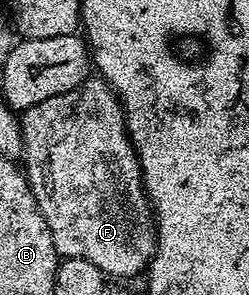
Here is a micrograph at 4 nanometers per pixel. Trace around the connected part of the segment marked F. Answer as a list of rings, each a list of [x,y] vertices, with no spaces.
[[[101,78],[88,79],[80,86],[76,86],[76,90],[56,94],[56,98],[48,98],[36,106],[25,109],[21,113],[20,123],[22,126],[22,155],[20,160],[24,165],[26,180],[30,183],[30,189],[36,198],[40,214],[44,214],[44,222],[48,222],[48,230],[52,234],[52,242],[56,246],[59,257],[67,260],[83,259],[92,262],[92,266],[96,266],[110,278],[138,275],[141,277],[147,271],[149,262],[156,251],[156,244],[152,239],[152,209],[146,195],[146,185],[142,182],[142,167],[138,161],[138,155],[130,140],[130,135],[126,133],[126,112],[122,109],[122,102],[113,88]]]

